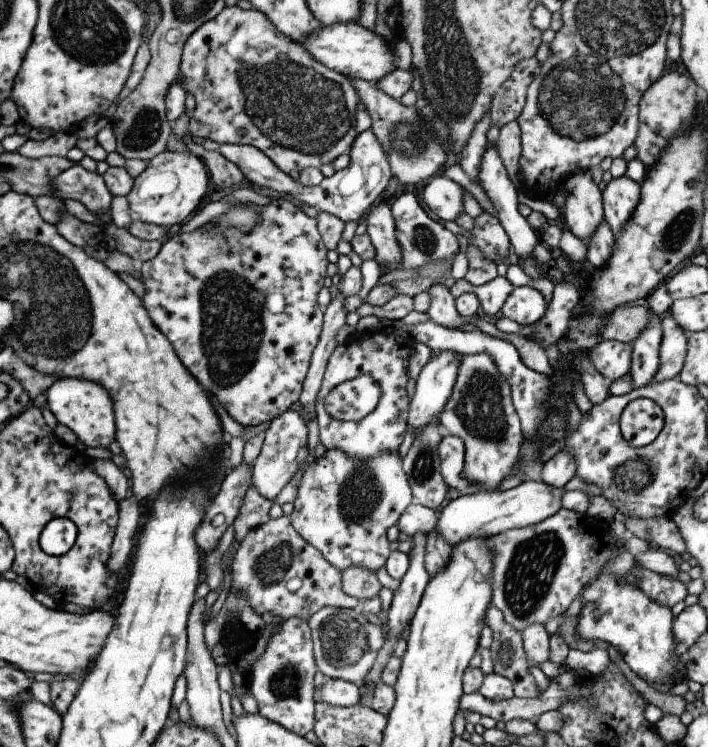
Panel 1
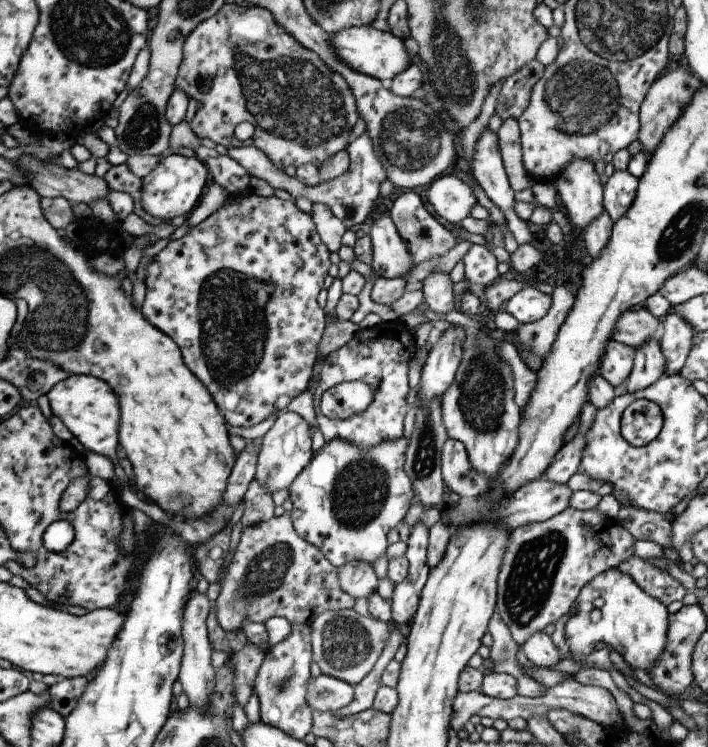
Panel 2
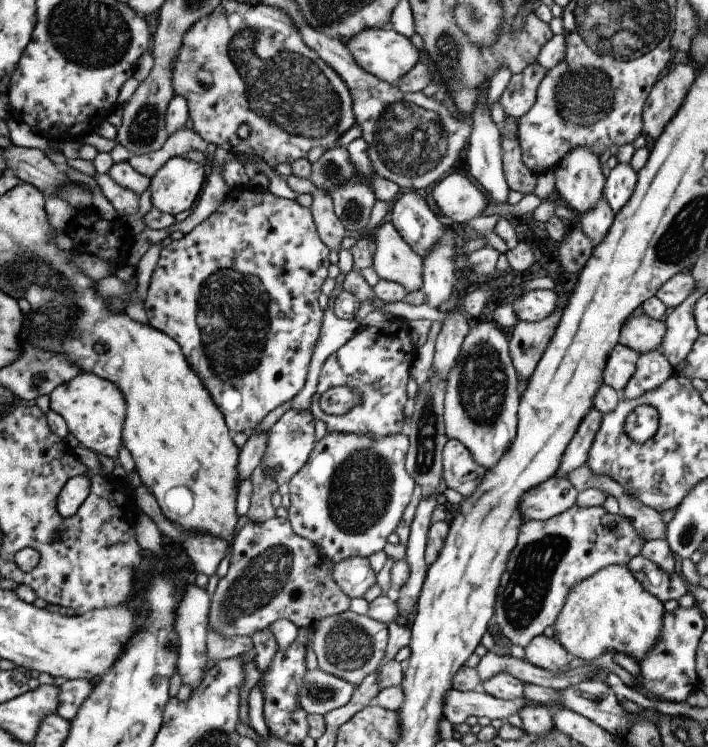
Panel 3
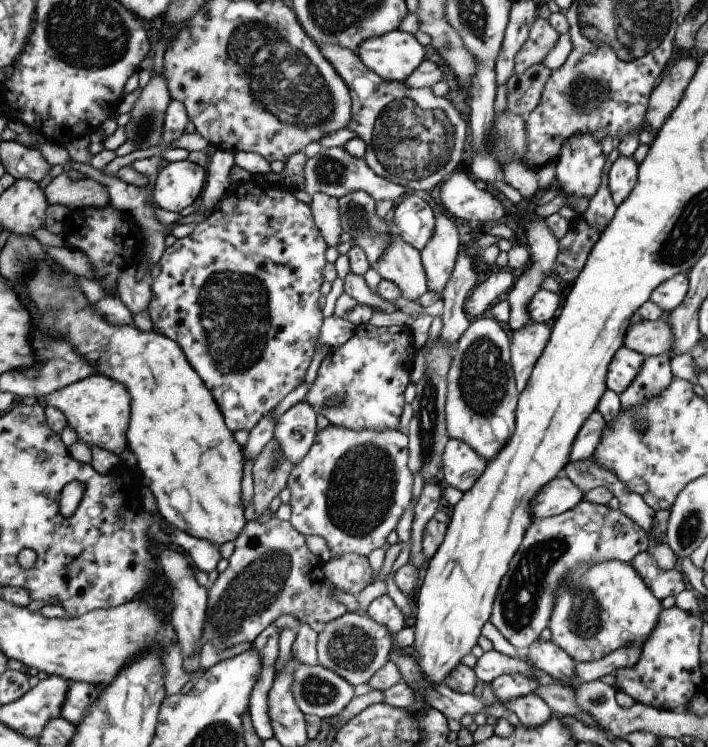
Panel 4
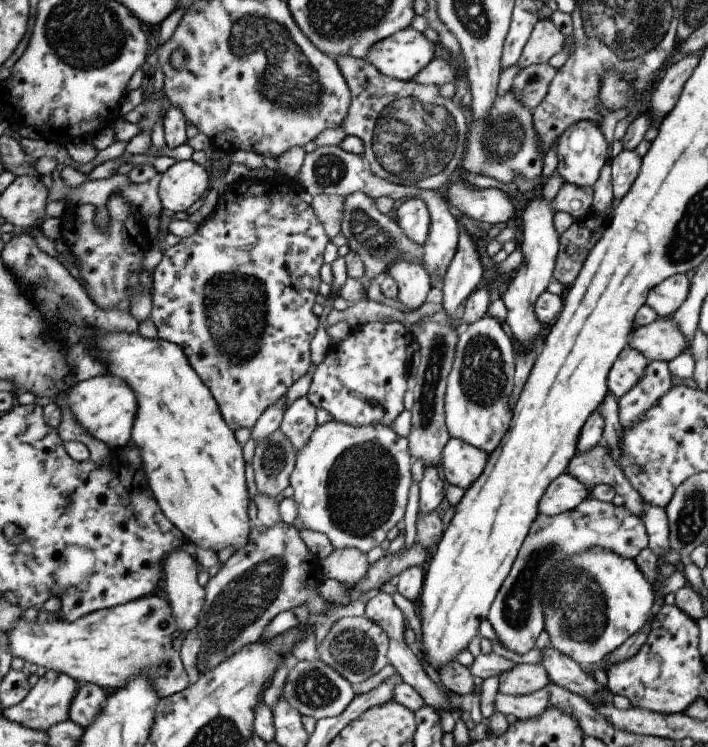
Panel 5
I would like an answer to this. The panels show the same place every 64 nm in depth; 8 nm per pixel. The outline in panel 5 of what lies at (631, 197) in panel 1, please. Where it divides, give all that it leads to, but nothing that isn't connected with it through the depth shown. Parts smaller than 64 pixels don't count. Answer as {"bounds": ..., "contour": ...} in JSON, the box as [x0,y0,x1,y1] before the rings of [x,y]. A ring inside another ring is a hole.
{"bounds":[610,149,641,202],"contour":[[[621,149],[621,151],[610,161],[610,177],[612,184],[612,195],[617,202],[631,186],[631,183],[635,180],[638,173],[641,157],[635,153],[635,149]]]}

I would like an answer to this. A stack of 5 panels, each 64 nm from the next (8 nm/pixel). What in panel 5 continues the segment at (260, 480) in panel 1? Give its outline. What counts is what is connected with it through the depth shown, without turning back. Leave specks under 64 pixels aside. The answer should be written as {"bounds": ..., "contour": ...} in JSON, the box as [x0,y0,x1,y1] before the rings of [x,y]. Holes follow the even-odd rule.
{"bounds":[278,395,314,452],"contour":[[[306,395],[298,397],[285,409],[280,427],[278,428],[289,444],[297,452],[309,438],[314,421],[314,406],[307,400]]]}

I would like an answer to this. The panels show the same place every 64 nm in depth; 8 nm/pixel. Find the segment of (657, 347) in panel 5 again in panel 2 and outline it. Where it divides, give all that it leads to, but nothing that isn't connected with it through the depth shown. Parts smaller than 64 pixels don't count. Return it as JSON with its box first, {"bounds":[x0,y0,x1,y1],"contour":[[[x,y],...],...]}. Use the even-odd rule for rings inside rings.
{"bounds":[611,306,661,349],"contour":[[[643,306],[625,311],[617,319],[611,340],[636,349],[649,339],[659,338],[661,320]]]}

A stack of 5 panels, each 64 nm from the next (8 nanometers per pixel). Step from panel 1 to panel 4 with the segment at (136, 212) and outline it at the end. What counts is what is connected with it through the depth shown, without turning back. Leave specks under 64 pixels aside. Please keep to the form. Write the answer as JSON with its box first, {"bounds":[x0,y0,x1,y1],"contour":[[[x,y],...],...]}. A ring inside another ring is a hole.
{"bounds":[152,159,205,213],"contour":[[[188,159],[170,162],[156,172],[152,198],[157,207],[179,213],[202,194],[205,179],[203,167]]]}

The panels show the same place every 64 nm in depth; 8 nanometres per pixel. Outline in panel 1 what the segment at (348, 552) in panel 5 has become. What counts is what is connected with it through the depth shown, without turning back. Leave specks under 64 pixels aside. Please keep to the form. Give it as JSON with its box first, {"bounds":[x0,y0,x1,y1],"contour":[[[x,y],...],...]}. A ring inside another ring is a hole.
{"bounds":[340,566,381,602],"contour":[[[348,566],[340,570],[340,579],[345,594],[359,602],[377,596],[381,588],[375,573],[360,566]]]}

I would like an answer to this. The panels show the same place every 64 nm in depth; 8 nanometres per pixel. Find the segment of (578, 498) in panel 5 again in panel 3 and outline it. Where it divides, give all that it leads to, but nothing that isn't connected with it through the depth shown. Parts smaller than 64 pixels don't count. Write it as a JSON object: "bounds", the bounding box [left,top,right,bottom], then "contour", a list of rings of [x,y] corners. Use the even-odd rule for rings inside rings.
{"bounds":[518,477,578,522],"contour":[[[551,477],[529,489],[518,502],[522,522],[545,520],[576,504],[578,492],[566,477]]]}

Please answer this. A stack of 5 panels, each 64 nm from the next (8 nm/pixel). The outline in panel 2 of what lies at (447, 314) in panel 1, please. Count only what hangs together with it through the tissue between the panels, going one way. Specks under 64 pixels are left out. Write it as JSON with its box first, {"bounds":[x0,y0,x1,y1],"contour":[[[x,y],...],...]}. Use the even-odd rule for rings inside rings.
{"bounds":[422,272,453,313],"contour":[[[430,272],[422,280],[422,298],[428,309],[445,313],[453,309],[452,282],[445,272]]]}

